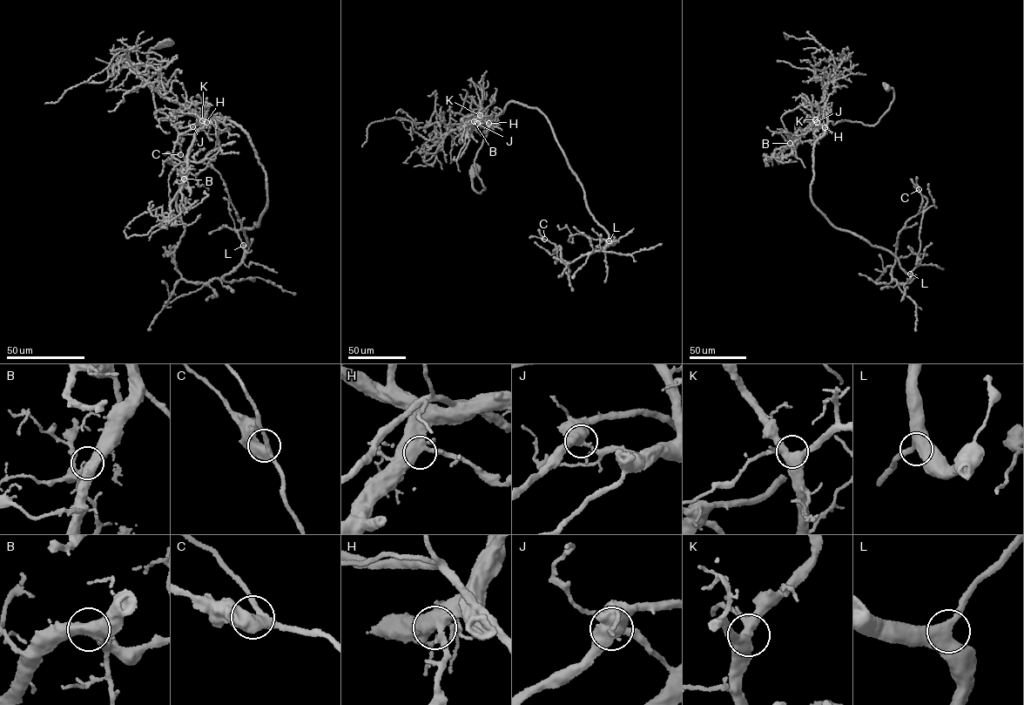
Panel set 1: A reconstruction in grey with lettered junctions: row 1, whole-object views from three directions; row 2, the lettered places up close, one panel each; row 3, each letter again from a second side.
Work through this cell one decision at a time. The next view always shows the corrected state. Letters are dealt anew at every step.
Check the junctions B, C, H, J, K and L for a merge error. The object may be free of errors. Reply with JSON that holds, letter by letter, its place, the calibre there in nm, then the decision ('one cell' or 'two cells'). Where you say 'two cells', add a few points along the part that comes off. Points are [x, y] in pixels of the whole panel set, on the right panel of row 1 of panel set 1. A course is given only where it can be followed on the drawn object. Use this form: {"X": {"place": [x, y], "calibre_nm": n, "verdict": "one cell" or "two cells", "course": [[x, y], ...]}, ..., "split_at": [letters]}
{"B": {"place": [790, 143], "calibre_nm": 480, "verdict": "one cell"}, "C": {"place": [919, 189], "calibre_nm": 440, "verdict": "one cell"}, "H": {"place": [825, 127], "calibre_nm": 480, "verdict": "one cell"}, "J": {"place": [817, 122], "calibre_nm": 480, "verdict": "two cells", "course": [[817, 122], [813, 121], [802, 131], [796, 148], [790, 155], [775, 156]]}, "K": {"place": [815, 119], "calibre_nm": 480, "verdict": "one cell"}, "L": {"place": [910, 274], "calibre_nm": 460, "verdict": "one cell"}, "split_at": ["J"]}

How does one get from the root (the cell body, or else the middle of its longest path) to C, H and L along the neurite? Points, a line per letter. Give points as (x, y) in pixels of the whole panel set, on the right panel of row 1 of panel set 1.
C: (886, 86), (876, 124), (828, 122), (811, 201), (895, 256), (911, 276), (901, 284), (897, 239), (919, 189)
H: (886, 86), (893, 89), (893, 99), (876, 124), (865, 125), (842, 120), (834, 124), (829, 121), (825, 127)
L: (886, 86), (893, 99), (876, 124), (828, 122), (813, 148), (811, 197), (835, 227), (886, 248), (910, 274)

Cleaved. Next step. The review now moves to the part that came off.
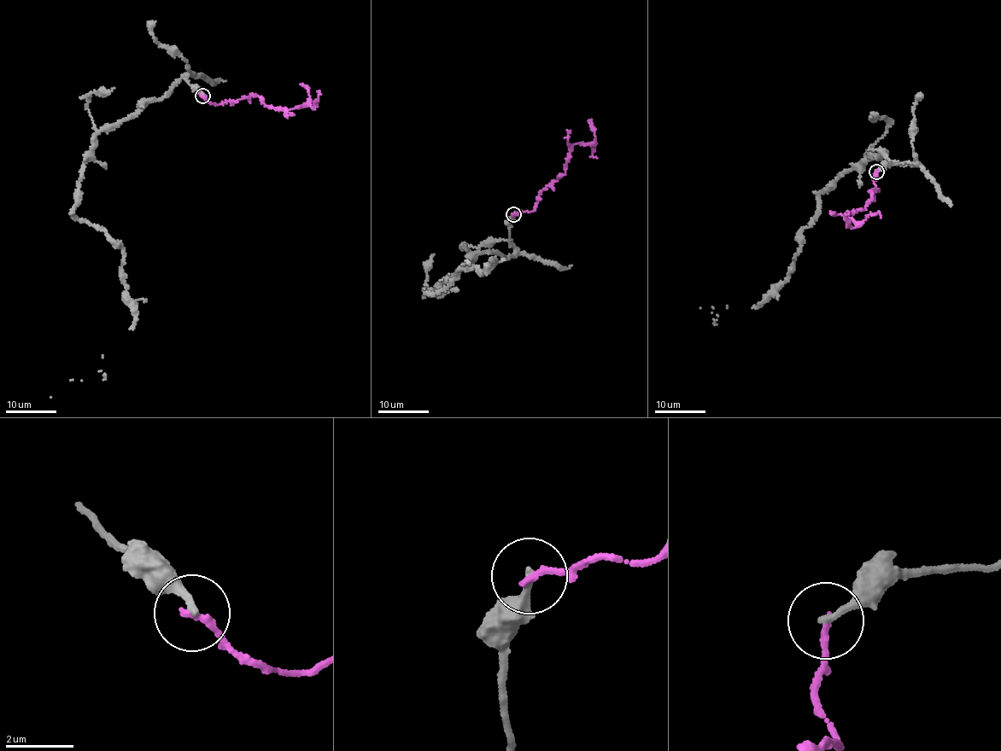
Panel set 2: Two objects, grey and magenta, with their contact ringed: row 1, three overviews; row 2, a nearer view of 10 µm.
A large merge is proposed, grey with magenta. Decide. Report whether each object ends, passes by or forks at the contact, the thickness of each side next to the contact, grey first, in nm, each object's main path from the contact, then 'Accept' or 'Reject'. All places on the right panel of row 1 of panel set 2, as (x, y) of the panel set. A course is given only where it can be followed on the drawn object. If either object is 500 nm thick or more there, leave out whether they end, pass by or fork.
At the ring grey ends. At the ring magenta ends. Thickness 220 nm (grey) against 200 nm. Course of grey: (876, 171), (917, 164), (868, 151), (864, 164), (820, 193), (792, 271), (763, 302), (718, 315), (699, 307). Course of magenta: (876, 171), (878, 191), (870, 191), (873, 197), (865, 210), (845, 214), (856, 226), (847, 226), (848, 212). Reject

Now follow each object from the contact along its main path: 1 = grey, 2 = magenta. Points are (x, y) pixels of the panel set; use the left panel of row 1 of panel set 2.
1: (201, 96), (186, 75), (94, 136), (73, 216), (121, 249), (135, 317), (100, 369), (50, 397)
2: (201, 96), (209, 102), (220, 105), (256, 95), (268, 106), (289, 109), (307, 104), (315, 107), (319, 90)

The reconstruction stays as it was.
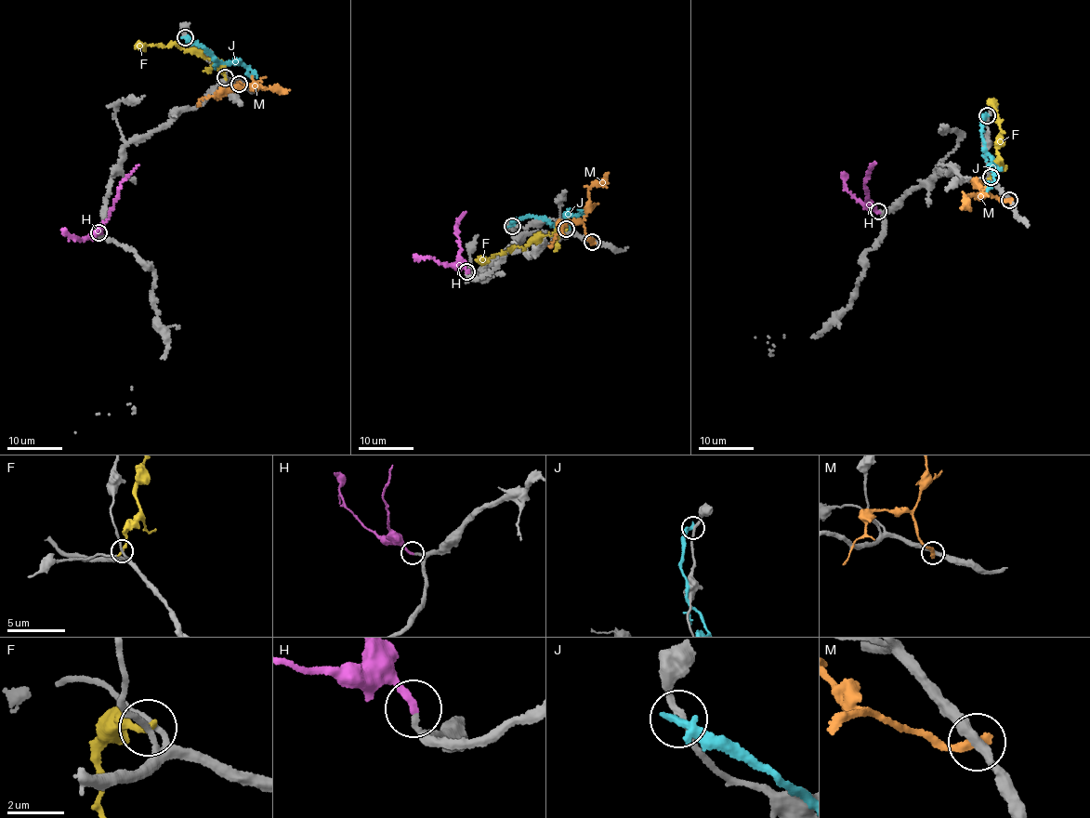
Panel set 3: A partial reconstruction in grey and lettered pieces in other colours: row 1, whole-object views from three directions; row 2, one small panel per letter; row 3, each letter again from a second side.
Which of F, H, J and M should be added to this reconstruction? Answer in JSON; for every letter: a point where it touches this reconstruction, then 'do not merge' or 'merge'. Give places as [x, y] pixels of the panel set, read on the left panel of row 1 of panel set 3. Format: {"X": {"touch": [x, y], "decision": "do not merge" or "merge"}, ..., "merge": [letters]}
{"F": {"touch": [225, 77], "decision": "do not merge"}, "H": {"touch": [98, 232], "decision": "merge"}, "J": {"touch": [185, 37], "decision": "do not merge"}, "M": {"touch": [239, 84], "decision": "do not merge"}, "merge": ["H"]}

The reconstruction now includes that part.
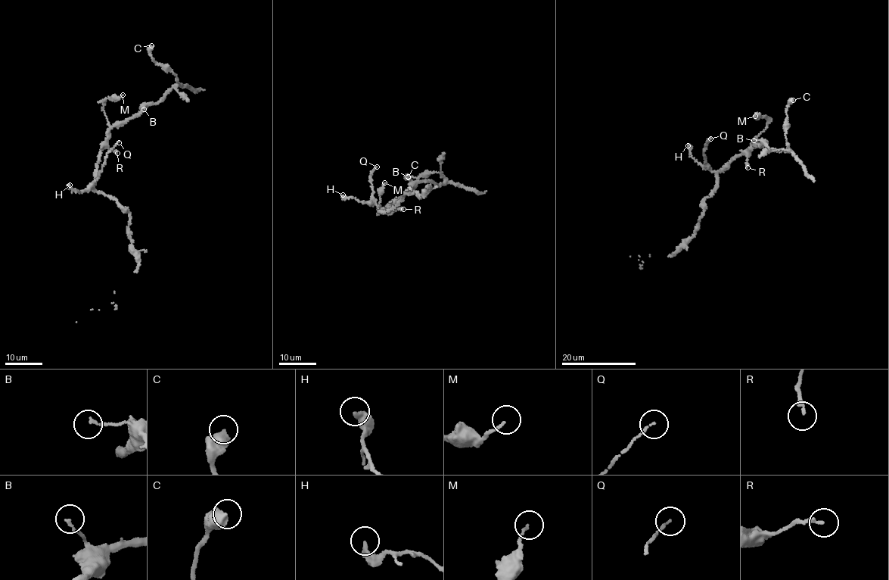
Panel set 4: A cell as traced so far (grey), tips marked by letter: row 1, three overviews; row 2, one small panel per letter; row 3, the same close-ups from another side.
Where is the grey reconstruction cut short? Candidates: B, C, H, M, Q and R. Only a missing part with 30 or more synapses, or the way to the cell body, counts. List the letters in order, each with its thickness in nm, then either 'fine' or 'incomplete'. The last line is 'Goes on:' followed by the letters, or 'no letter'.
B: calibre 140 nm; fine
C: calibre 600 nm; fine
H: calibre 320 nm; fine
M: calibre 100 nm; fine
Q: calibre 120 nm; fine
R: calibre 160 nm; fine
Goes on: no letter

